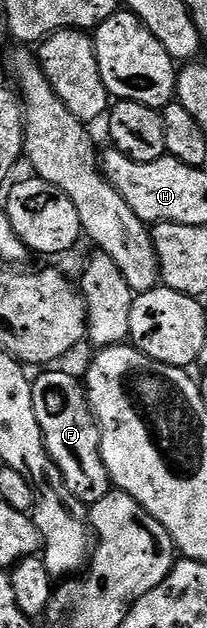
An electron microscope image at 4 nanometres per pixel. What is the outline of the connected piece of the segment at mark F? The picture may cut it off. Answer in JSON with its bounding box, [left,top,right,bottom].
[32,371,112,506]

